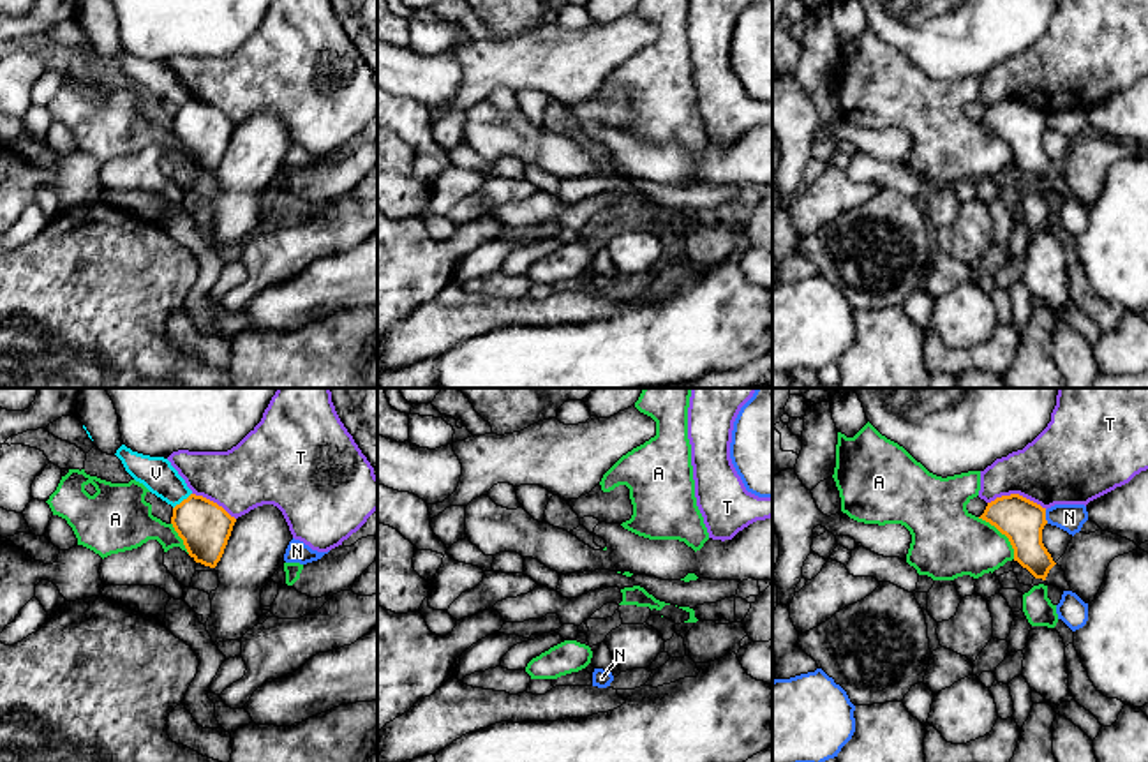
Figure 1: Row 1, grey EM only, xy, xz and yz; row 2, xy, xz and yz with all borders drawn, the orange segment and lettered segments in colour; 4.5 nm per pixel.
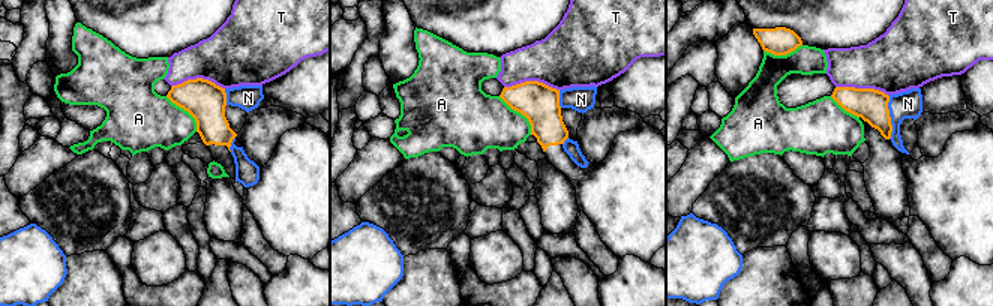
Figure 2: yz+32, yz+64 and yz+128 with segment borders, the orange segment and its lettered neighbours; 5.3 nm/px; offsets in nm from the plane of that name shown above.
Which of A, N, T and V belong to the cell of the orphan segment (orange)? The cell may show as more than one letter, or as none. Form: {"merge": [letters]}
{"merge": []}

